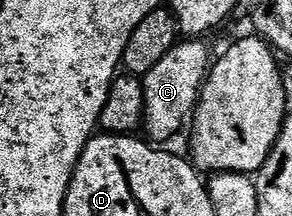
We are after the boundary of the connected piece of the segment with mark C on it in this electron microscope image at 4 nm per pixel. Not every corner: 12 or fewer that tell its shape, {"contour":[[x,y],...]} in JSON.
{"contour":[[179,40],[142,75],[142,129],[162,144],[184,129],[213,65]]}

